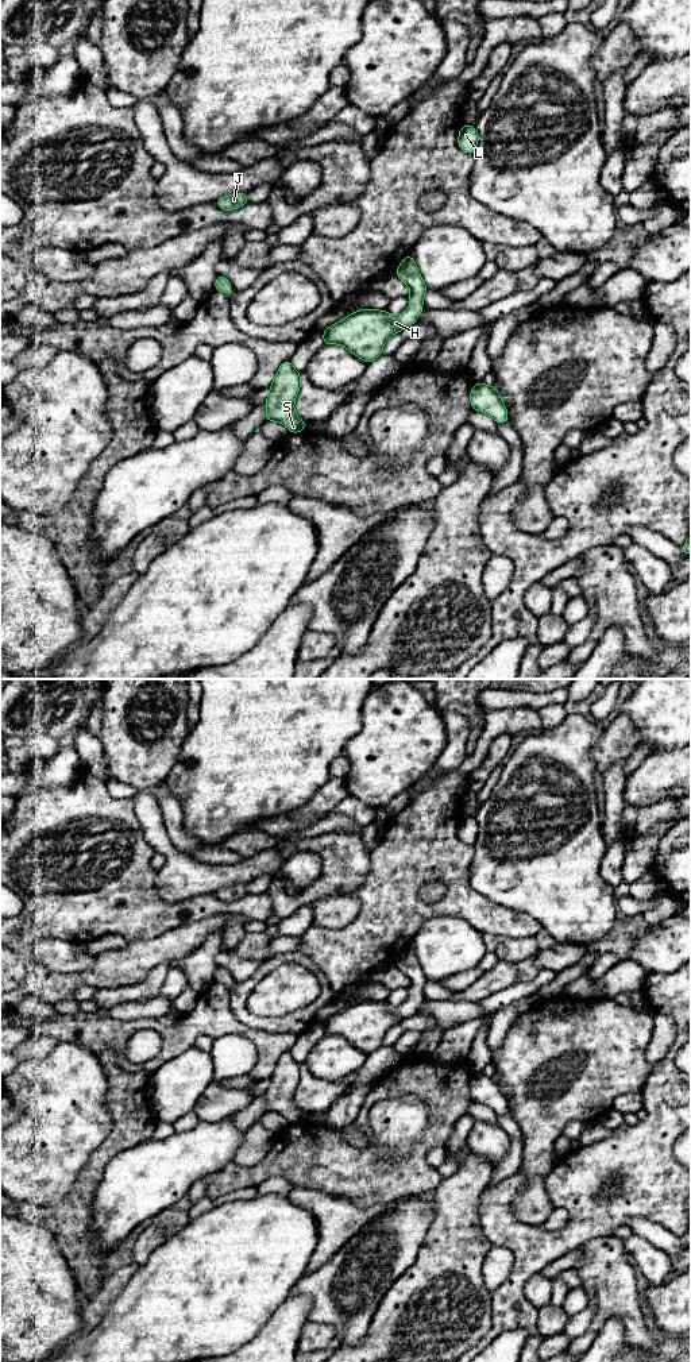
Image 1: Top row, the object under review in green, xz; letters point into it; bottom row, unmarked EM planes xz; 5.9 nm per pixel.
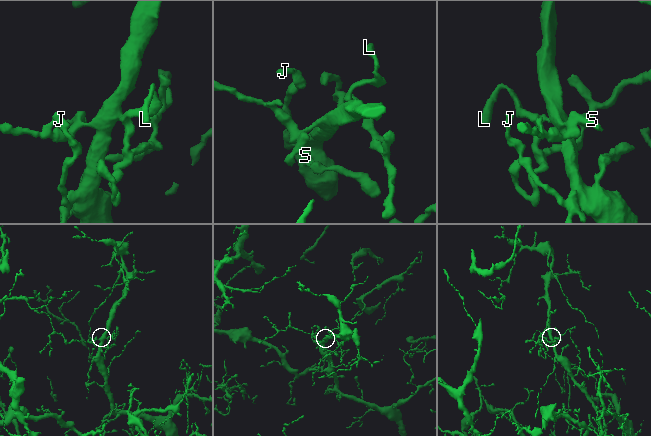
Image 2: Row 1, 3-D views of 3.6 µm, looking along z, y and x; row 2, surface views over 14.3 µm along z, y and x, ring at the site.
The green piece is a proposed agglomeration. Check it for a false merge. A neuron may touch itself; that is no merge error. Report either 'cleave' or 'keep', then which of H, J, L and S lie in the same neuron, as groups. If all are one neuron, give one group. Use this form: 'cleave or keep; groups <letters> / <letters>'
keep; groups H J L S

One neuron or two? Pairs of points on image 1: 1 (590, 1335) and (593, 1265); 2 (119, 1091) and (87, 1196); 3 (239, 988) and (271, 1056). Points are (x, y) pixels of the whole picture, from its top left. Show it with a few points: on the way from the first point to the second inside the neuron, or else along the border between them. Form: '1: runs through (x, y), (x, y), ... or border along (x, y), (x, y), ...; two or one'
1: runs through (601, 1318), (602, 1283); one
2: runs through (120, 1117), (120, 1137), (101, 1156), (93, 1170); one
3: runs through (239, 1004), (239, 1013), (266, 1040); one

